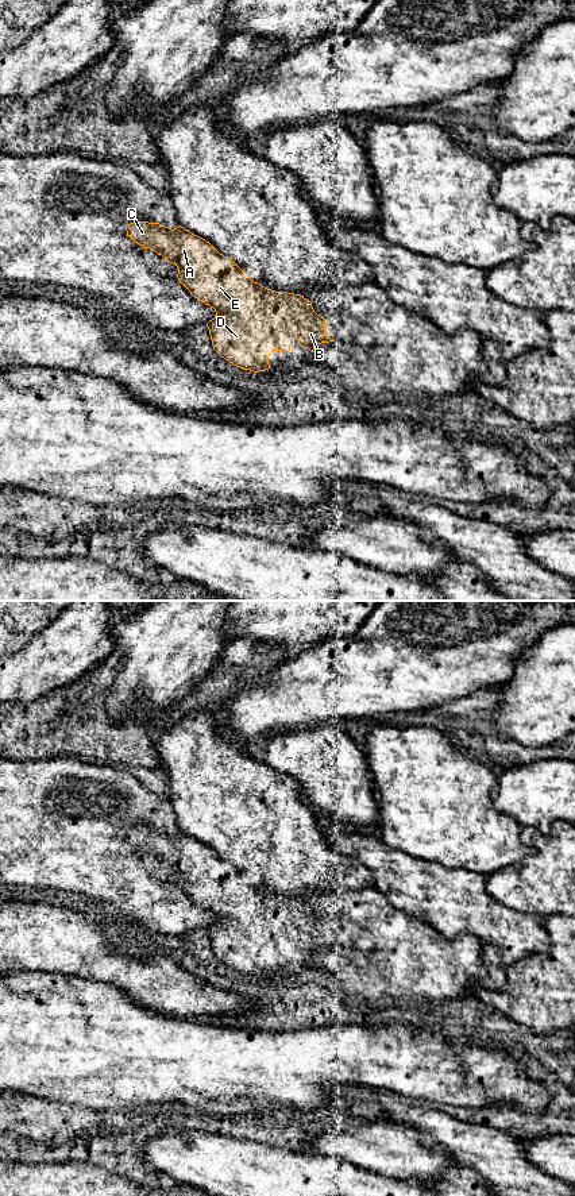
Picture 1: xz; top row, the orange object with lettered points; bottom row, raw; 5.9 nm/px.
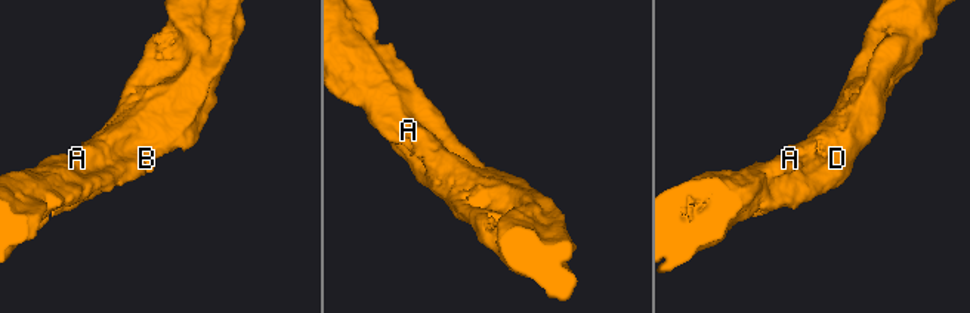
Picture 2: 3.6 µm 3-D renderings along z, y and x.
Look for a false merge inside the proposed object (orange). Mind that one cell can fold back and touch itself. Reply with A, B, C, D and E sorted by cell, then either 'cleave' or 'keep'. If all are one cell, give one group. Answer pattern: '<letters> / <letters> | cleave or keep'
A B C D E | keep

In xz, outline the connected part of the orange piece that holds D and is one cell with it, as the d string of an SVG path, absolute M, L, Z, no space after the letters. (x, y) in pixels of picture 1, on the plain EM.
M138 826L126 830L127 840L143 853L150 853L162 860L167 867L178 873L178 886L190 899L215 914L216 921L207 927L213 954L225 965L243 975L254 977L270 973L269 961L273 956L290 956L292 945L313 957L321 948L335 946L325 940L325 925L317 919L312 907L301 899L275 896L254 887L231 863L220 859L209 846L178 830L171 834L159 827Z

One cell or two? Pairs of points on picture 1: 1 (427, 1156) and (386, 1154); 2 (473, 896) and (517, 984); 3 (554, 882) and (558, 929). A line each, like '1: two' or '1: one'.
1: one
2: two
3: two

